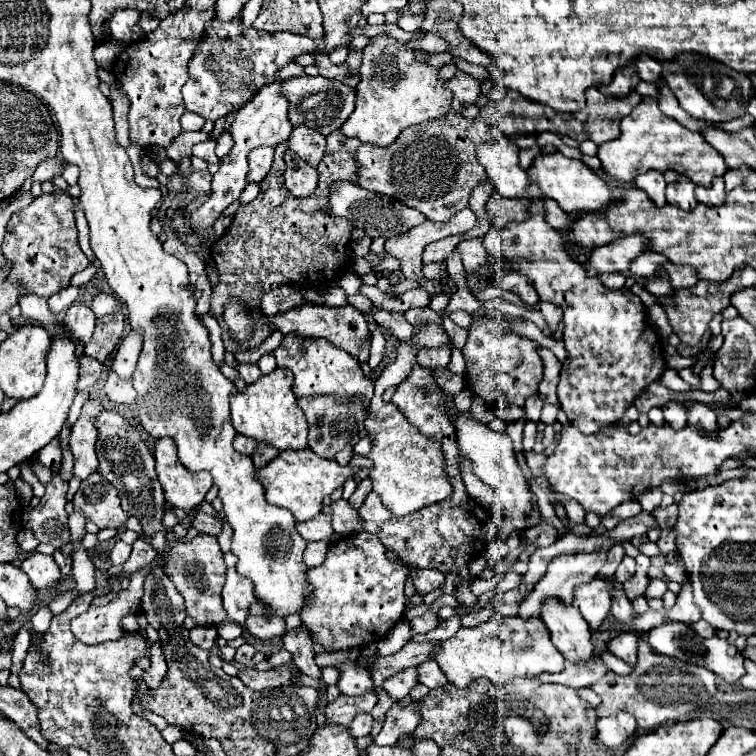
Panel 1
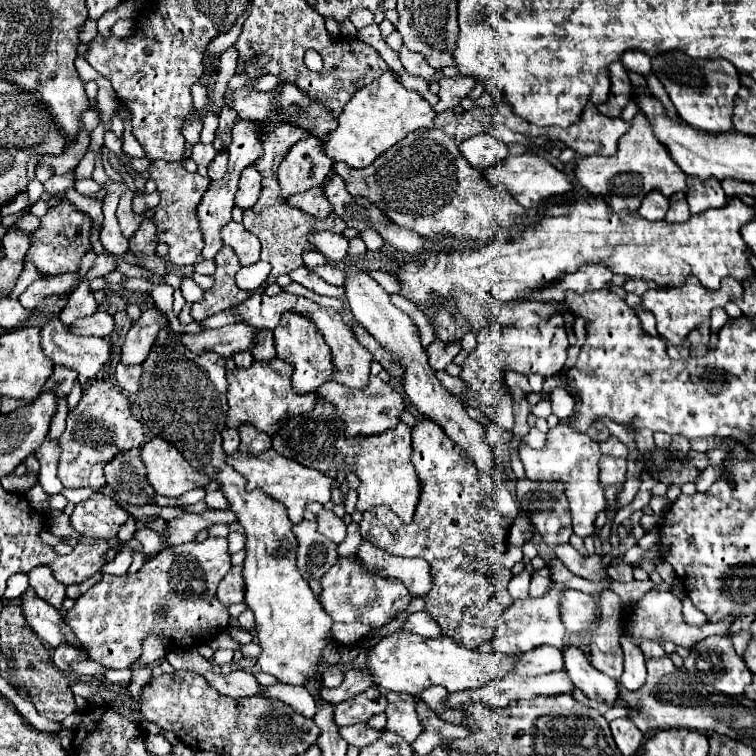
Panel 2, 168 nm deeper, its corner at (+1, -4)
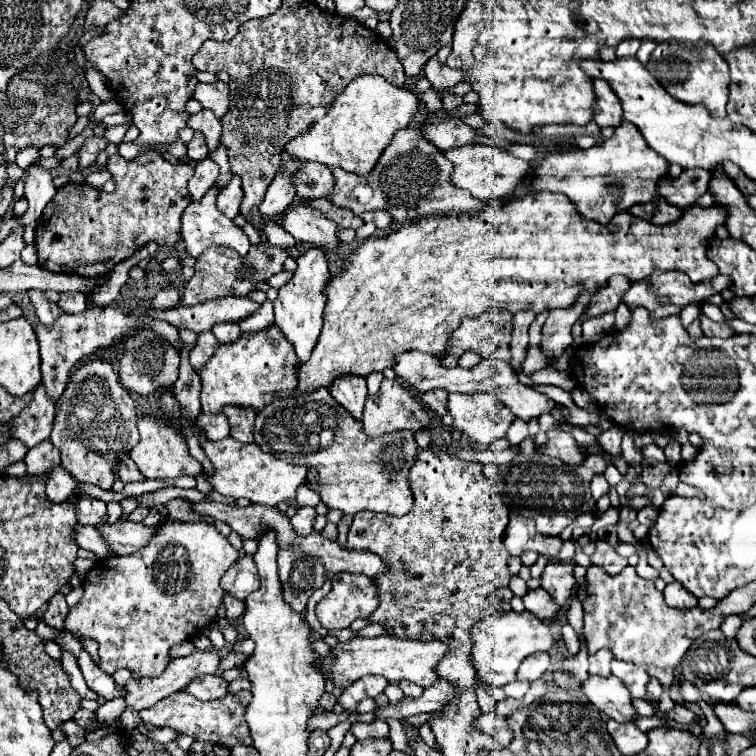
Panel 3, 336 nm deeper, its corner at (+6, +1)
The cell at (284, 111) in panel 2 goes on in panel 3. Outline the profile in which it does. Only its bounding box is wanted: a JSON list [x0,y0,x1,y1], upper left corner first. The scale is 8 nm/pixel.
[192,81,230,117]

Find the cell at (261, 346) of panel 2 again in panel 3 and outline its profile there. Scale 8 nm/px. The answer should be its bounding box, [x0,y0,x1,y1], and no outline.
[240,303,274,335]

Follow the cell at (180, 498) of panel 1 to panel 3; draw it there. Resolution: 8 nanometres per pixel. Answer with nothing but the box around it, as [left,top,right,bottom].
[130,417,202,479]

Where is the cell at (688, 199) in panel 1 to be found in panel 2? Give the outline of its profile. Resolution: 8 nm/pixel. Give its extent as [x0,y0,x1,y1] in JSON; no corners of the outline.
[665,200,691,222]

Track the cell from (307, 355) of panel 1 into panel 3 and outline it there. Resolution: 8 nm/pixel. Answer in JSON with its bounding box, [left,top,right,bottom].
[274,249,330,365]

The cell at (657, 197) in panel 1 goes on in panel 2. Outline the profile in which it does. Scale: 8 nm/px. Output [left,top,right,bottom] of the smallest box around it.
[637,190,669,220]

